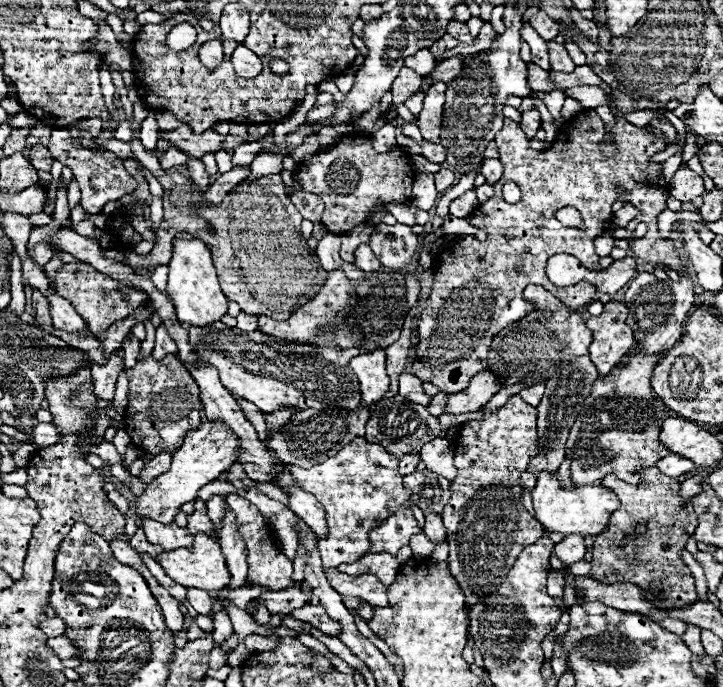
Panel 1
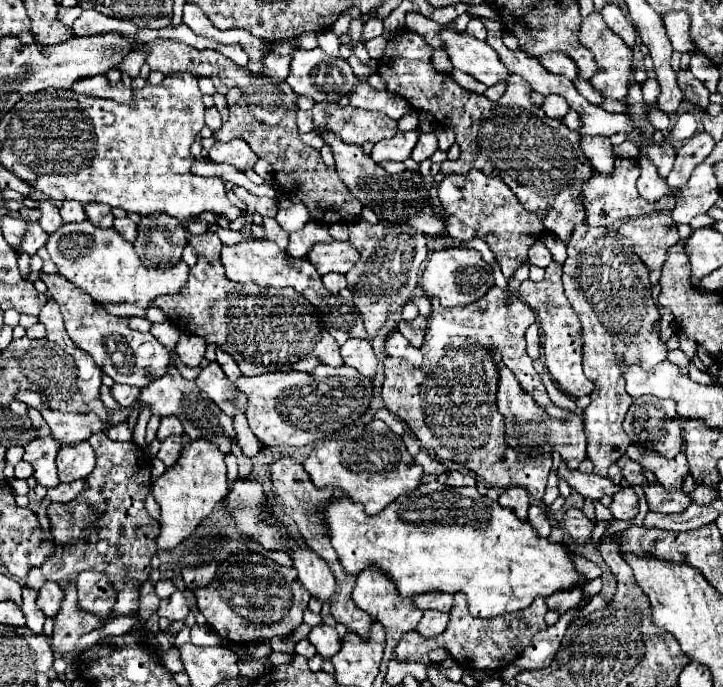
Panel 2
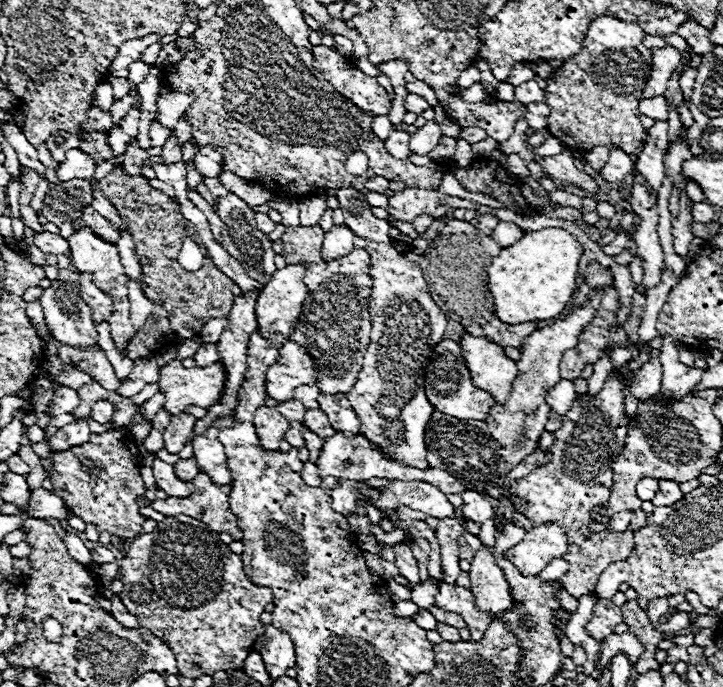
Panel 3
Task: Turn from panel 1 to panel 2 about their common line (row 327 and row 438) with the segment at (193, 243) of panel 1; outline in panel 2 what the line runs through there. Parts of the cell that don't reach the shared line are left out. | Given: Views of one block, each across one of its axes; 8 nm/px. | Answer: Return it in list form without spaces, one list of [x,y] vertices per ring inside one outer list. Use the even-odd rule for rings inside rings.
[[[204,438],[188,440],[180,448],[180,458],[172,468],[168,468],[158,480],[152,484],[152,494],[160,504],[160,534],[156,538],[158,548],[172,550],[178,542],[188,538],[192,530],[212,512],[212,508],[228,494],[228,478],[224,452]]]

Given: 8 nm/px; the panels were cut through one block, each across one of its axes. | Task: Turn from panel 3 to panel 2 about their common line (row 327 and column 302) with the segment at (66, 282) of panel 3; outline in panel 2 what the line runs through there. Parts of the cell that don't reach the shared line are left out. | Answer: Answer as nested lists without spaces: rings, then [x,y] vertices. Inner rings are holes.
[[[298,48],[292,56],[290,62],[290,74],[286,78],[286,82],[292,86],[292,90],[300,96],[308,96],[314,102],[338,102],[344,94],[352,94],[354,86],[356,86],[356,76],[350,68],[350,64],[342,58],[332,58],[328,54],[324,54],[320,48],[314,50],[304,50]]]

